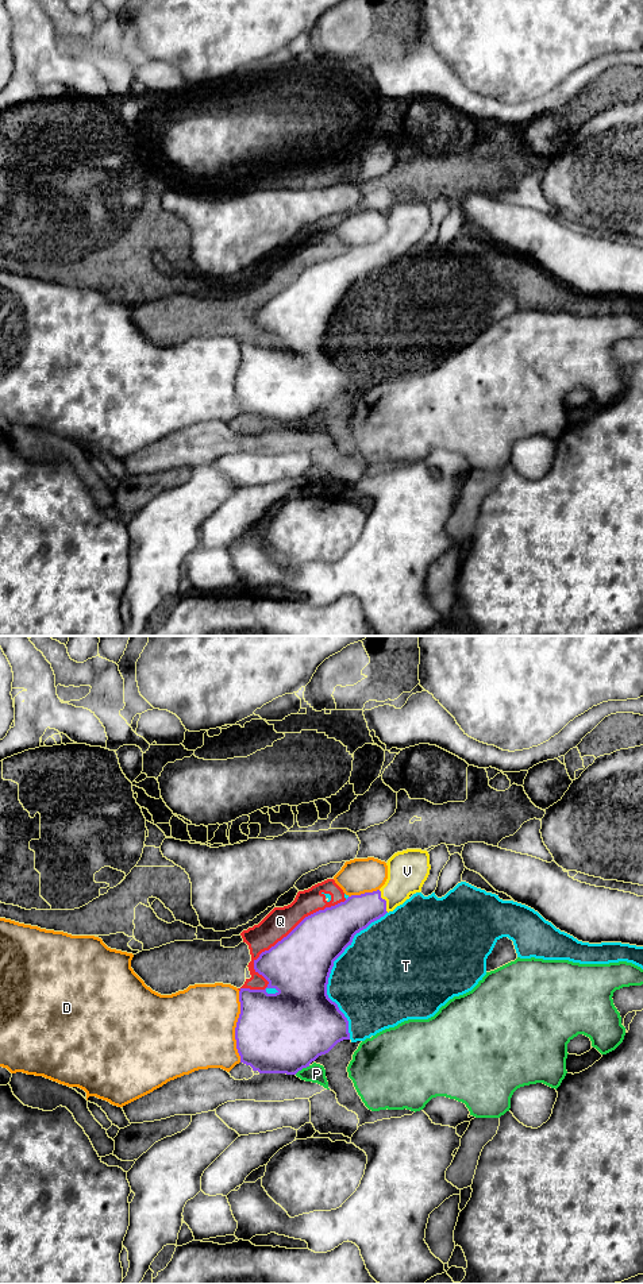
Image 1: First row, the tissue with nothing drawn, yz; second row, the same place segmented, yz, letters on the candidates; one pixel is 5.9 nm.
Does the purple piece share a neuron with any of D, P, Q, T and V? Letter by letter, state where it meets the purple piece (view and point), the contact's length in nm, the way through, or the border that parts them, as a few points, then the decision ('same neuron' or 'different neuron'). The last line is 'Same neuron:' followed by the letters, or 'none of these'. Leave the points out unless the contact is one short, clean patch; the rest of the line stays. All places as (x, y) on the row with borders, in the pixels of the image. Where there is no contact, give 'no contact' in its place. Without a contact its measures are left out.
D: yz (237, 1026) | 420 nm | different neuron
P: yz (301, 1068) | 110 nm | different neuron
Q: yz (274, 945) | 850 nm | different neuron
T: yz (330, 971) | 800 nm | different neuron
V: yz (385, 901) | 150 nm | across yz (347, 918), (385, 901), (397, 889), (407, 871) | same neuron
Same neuron: V

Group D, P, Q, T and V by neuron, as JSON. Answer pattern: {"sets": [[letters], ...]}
{"sets": [["D"], ["P"], ["Q", "T"], ["V"]]}

